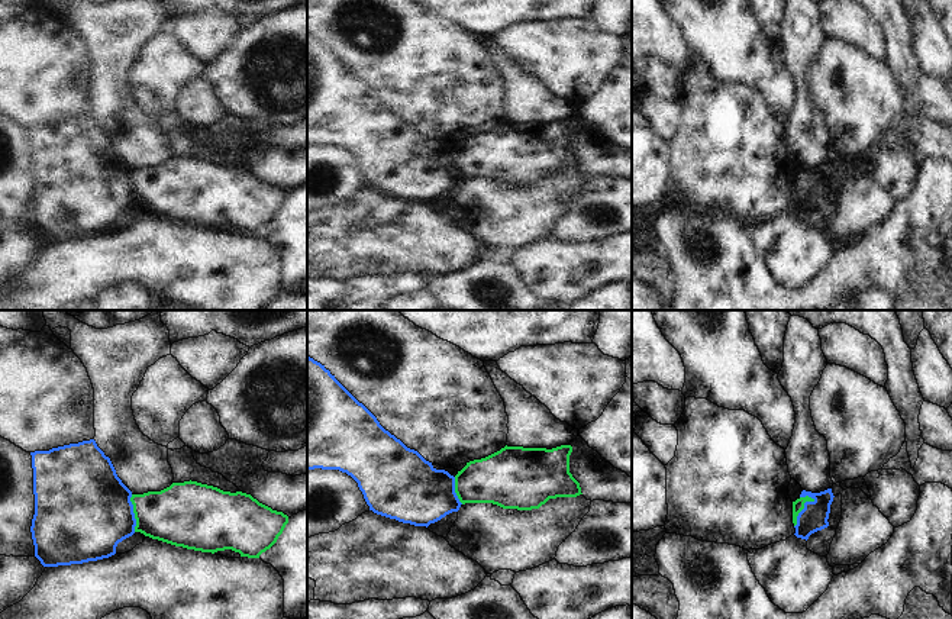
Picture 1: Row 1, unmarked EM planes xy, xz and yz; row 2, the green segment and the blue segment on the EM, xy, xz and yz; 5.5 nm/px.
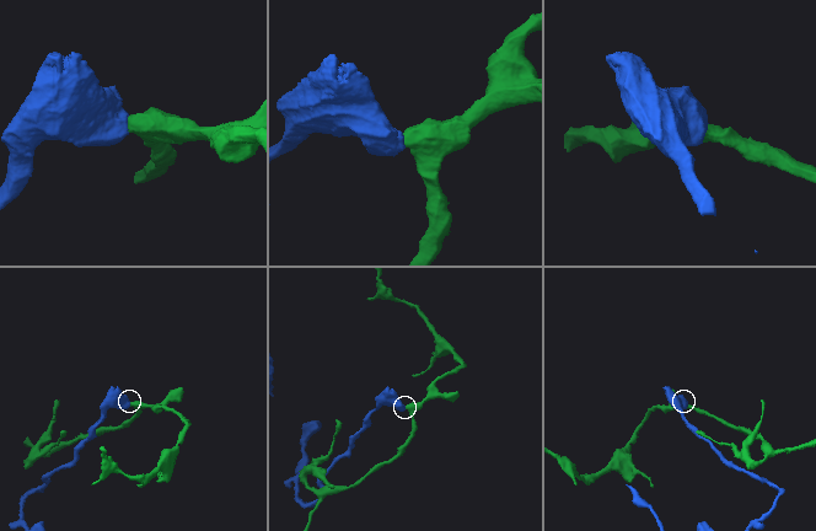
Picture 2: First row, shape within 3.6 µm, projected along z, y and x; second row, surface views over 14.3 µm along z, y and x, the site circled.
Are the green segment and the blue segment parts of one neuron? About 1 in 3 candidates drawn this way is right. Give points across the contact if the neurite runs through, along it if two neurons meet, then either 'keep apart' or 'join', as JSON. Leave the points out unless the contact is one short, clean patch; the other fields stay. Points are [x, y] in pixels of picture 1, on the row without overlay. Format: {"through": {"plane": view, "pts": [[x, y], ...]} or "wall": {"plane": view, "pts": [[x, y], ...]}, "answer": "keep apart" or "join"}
{"wall": {"plane": "yz", "pts": [[813, 173], [804, 179], [794, 202]]}, "answer": "keep apart"}

